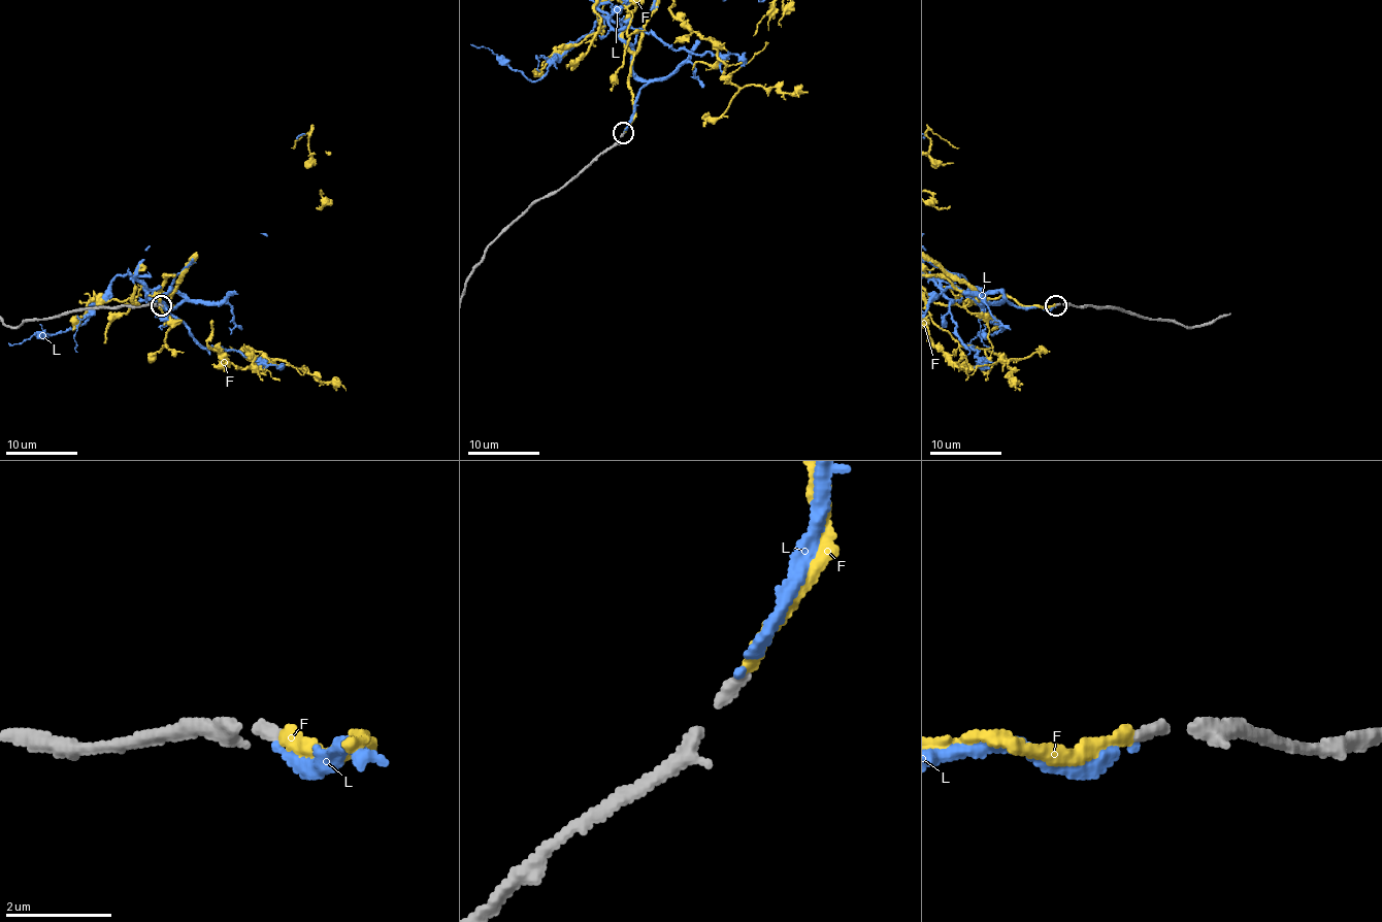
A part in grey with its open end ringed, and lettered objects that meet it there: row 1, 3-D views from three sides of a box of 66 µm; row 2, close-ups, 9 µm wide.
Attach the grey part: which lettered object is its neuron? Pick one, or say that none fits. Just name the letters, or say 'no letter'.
L

